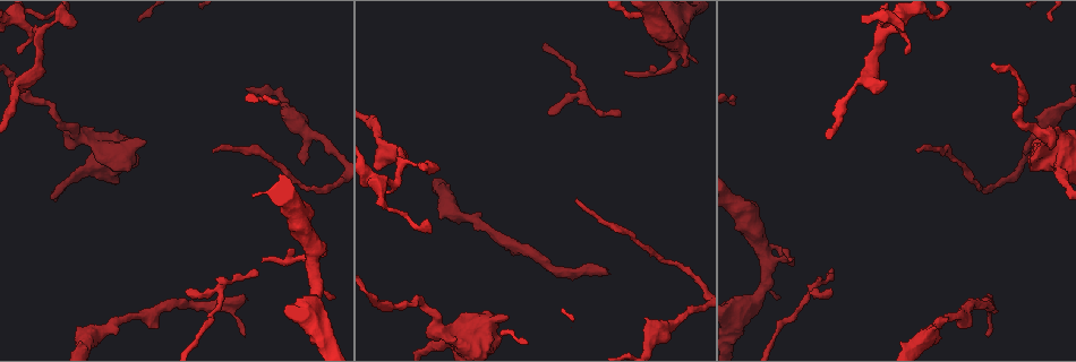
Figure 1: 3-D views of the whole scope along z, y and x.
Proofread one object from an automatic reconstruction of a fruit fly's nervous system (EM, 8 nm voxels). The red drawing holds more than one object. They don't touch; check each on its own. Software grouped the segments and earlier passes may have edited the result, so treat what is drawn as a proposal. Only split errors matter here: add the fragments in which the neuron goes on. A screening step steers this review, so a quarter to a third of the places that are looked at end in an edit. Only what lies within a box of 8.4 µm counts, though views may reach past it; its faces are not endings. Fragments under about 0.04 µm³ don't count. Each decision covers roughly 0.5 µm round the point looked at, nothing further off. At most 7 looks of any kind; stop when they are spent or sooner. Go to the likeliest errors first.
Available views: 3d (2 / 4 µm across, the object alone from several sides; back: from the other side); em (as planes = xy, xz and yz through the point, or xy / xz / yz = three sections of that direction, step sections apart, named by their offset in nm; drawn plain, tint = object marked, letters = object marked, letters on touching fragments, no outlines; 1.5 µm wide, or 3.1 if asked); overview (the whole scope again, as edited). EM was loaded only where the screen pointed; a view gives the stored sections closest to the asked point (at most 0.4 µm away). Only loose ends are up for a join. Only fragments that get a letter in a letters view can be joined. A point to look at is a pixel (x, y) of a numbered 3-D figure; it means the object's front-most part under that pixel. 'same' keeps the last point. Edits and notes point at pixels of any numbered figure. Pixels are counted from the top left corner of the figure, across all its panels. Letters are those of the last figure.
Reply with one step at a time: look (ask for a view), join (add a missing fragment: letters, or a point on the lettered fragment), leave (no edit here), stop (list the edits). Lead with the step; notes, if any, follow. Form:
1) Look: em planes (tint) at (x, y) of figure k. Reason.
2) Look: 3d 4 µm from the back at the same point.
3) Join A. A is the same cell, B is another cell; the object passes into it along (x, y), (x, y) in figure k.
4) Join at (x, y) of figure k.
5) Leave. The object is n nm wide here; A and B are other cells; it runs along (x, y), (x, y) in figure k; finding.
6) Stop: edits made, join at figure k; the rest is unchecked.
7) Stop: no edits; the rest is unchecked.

Look: em planes (letters) at (991, 297) of figure 1. Free end.

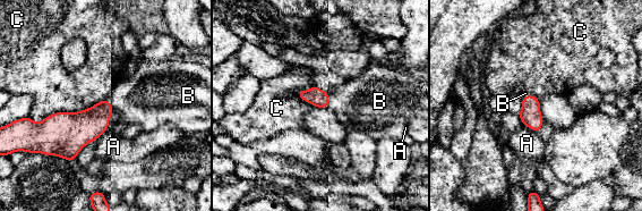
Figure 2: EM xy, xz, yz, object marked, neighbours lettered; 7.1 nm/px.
Join B. The object is 130 nm wide here; B is the same cell, A and C are other cells; the neuron continues.

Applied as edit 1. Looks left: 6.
Look: overview.

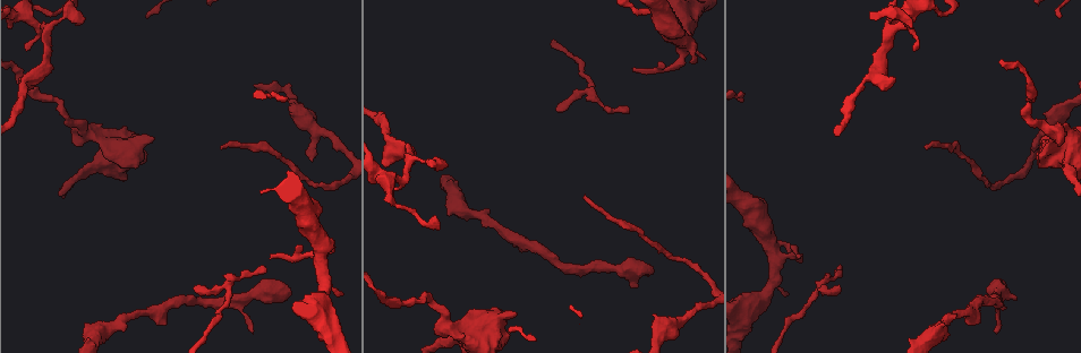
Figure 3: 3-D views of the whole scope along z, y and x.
Look: 3d 2 µm at (633, 68) of figure 3.

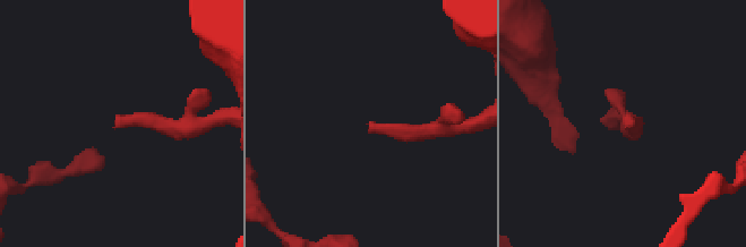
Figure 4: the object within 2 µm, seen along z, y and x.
Look: em xy step 4 (tint) at (372, 121) of figure 4. Shape alone is not enough.

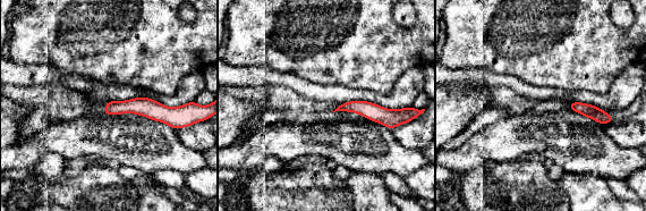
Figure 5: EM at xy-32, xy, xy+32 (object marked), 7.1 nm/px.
Look: em planes (letters) at the same point. Cut it another way.

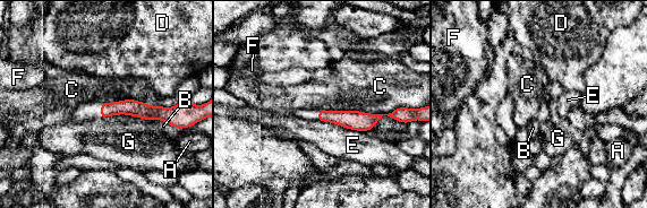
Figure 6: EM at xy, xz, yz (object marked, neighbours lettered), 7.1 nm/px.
Leave. The longest contact is with C, 600 nm; A, B, C, D, E, F and G are other cells; none of them fits.

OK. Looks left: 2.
Stop: edits made, join at figure 2; the rest is unchecked.

